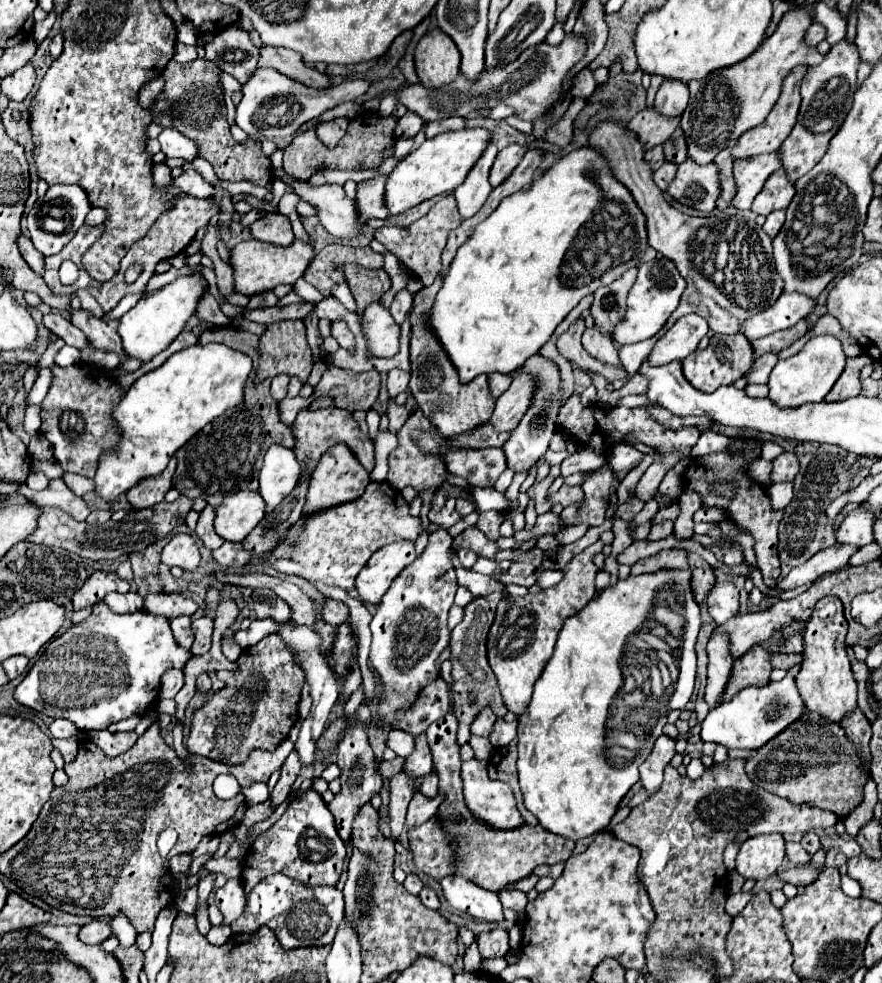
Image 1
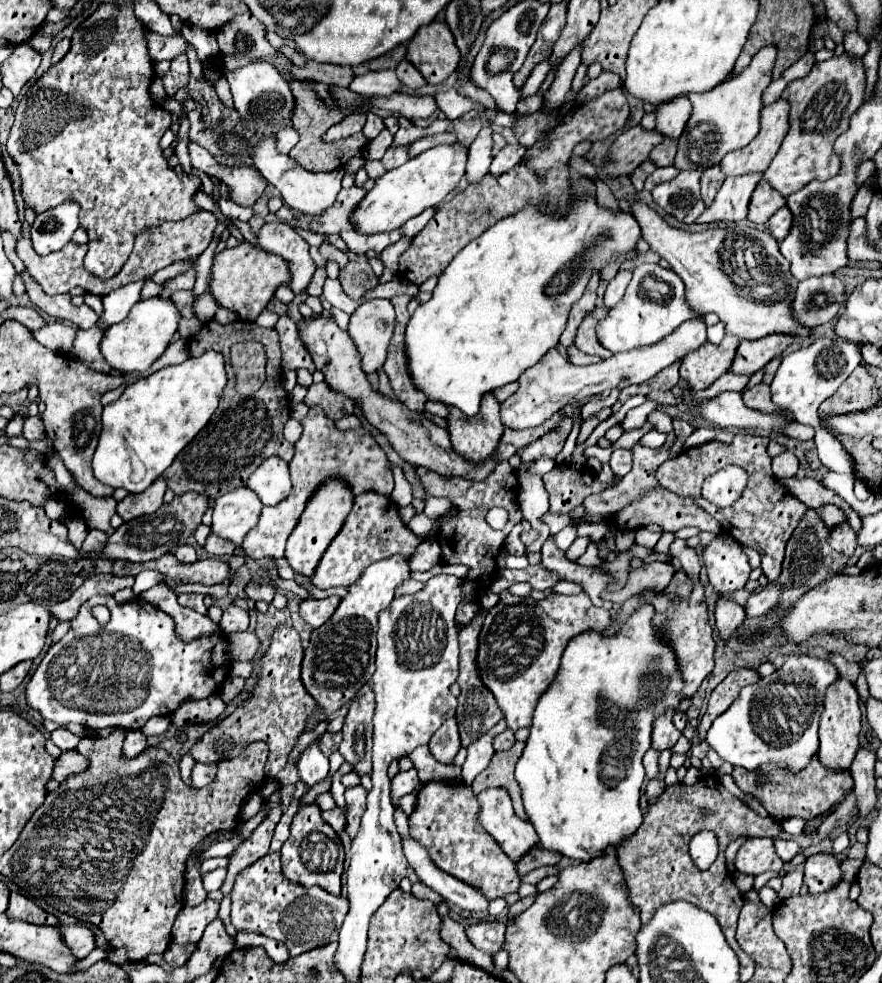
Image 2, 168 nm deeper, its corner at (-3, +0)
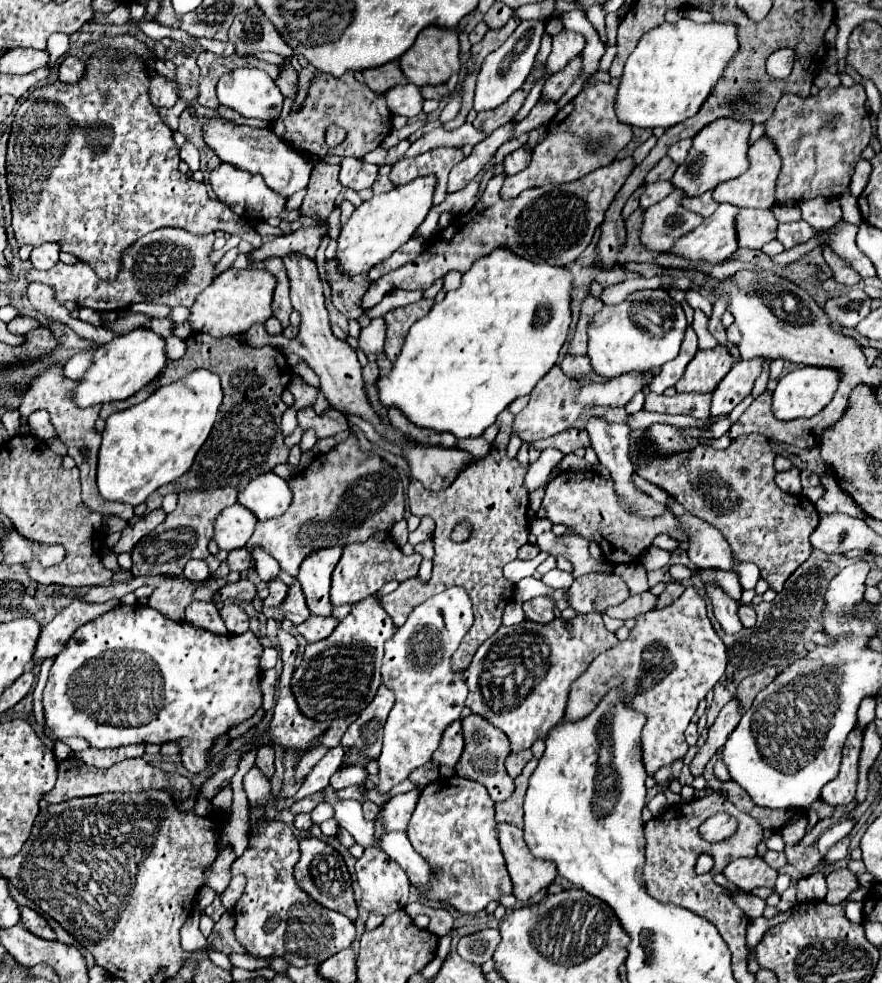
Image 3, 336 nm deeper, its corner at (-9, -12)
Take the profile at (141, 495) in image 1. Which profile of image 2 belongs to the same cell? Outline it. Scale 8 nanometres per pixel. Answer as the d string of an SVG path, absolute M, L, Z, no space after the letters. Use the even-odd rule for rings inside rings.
M157 479L145 493L127 495L121 503L117 503L115 511L123 521L131 521L141 515L151 515L163 505L165 489L167 489L167 483L163 479Z

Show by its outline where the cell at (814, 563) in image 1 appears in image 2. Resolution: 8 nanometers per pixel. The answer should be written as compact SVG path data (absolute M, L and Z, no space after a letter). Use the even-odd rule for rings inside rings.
M767 585L765 589L751 593L751 597L749 597L747 603L745 603L747 617L759 617L759 615L763 615L765 611L769 611L769 609L777 603L779 593L781 593L781 589L779 589L777 585Z

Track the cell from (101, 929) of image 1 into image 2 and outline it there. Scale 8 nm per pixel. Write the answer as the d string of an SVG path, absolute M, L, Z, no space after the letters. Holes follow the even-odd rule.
M61 925L61 939L71 949L73 957L79 961L95 949L95 937L85 925Z

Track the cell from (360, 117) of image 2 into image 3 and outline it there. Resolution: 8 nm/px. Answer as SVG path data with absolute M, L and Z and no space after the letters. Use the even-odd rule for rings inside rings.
M347 71L341 77L321 73L311 81L311 89L305 101L299 107L295 107L295 113L275 123L273 131L279 133L293 149L297 149L303 155L317 153L317 155L341 155L341 157L359 159L365 153L377 149L381 141L391 133L391 113L387 111L387 103L383 95L369 91L369 87L365 87L353 77L353 71ZM333 123L343 127L347 131L347 137L337 147L329 149L323 143L323 137L325 137L325 129Z

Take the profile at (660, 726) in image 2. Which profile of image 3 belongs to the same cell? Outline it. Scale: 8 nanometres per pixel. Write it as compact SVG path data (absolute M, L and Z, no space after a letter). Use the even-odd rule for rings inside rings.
M687 587L685 593L675 603L671 603L669 607L665 607L661 611L651 609L647 613L637 615L635 627L629 631L629 637L625 641L621 641L617 647L603 651L589 665L589 669L581 675L581 679L571 687L569 703L565 709L565 719L575 721L575 719L585 717L587 713L591 713L591 709L595 709L595 705L607 693L607 689L621 687L623 699L627 703L631 703L631 707L635 707L637 711L647 713L647 723L645 723L643 735L641 735L643 763L645 763L647 775L653 777L657 769L673 763L675 759L685 757L689 745L685 743L683 733L685 733L691 717L697 711L699 701L703 701L705 695L723 677L725 667L727 667L727 651L725 651L721 637L711 627L711 621L707 617L707 605L705 605L703 597L697 593L697 587Z

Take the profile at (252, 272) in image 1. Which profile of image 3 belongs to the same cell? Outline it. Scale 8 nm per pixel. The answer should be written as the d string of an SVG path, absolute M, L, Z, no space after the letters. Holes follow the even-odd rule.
M227 269L225 273L217 275L211 285L197 295L189 323L195 331L205 331L213 337L225 337L225 335L239 335L245 333L255 323L265 323L273 311L273 291L275 291L277 279L265 271L265 269Z

